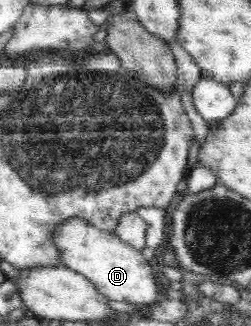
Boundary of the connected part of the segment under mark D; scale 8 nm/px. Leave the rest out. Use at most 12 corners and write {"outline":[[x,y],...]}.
{"outline":[[76,217],[54,231],[62,265],[112,301],[158,295],[141,250]]}

